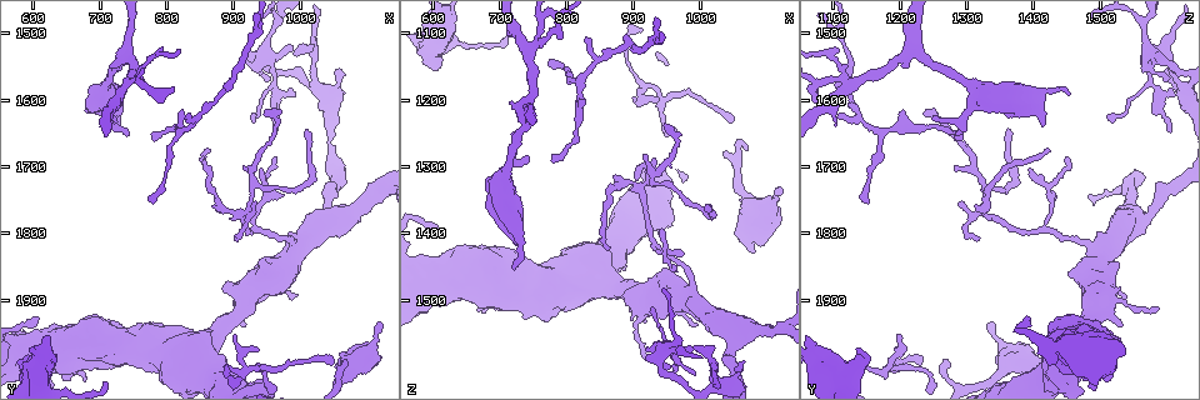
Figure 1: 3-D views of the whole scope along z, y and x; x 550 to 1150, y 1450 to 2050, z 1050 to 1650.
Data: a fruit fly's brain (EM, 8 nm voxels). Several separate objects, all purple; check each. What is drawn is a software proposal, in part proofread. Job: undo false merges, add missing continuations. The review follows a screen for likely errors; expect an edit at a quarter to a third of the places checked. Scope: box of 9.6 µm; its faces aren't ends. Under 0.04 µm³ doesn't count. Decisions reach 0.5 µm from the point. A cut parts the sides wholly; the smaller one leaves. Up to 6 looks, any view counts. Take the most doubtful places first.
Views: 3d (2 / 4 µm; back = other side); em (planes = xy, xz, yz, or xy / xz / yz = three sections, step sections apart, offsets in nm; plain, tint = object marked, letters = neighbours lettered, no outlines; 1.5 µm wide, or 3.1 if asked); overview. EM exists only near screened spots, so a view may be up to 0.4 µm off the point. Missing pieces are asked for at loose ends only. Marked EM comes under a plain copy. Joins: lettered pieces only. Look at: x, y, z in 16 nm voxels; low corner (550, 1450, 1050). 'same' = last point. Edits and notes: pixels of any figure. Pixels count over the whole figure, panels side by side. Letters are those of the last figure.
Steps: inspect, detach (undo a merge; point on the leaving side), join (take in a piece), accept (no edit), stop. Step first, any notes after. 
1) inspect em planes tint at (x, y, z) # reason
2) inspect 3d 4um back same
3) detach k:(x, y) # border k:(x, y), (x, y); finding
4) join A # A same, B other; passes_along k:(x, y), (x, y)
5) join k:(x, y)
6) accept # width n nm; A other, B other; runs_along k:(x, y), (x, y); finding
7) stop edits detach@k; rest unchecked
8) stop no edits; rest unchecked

inspect 3d 2um at (740, 1570, 1130) # four-way junction

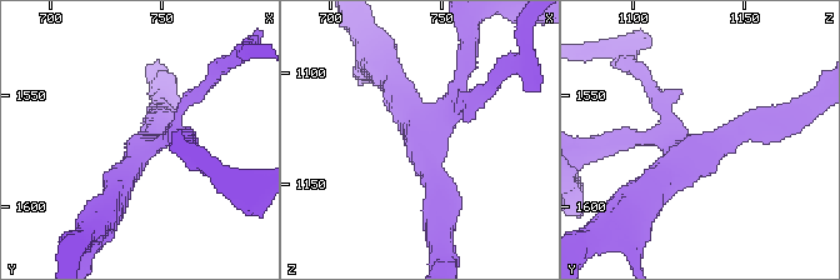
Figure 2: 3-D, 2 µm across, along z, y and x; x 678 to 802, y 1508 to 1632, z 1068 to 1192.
inspect em yz step 8 tint at (744, 1572, 1126) # arms 4; shape alone is not enough

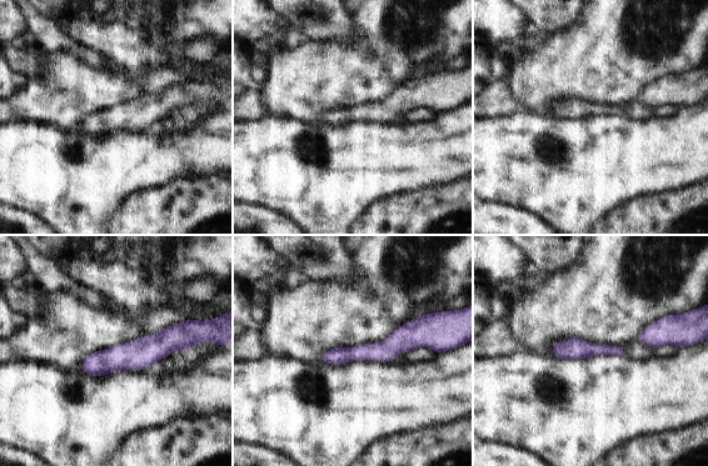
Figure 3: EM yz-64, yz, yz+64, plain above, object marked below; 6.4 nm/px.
inspect em xz step 8 letters same # another direction

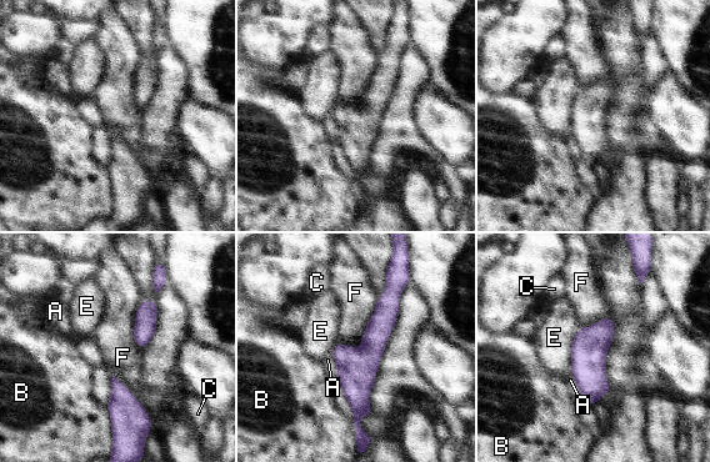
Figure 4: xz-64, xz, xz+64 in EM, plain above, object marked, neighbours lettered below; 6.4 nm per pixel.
accept # width 240 nm; longest_contact F 420 nm; A other, B other, C other, E other, F other; all the same cell

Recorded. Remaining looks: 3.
inspect 3d 2um at (865, 1670, 1425) # an open end

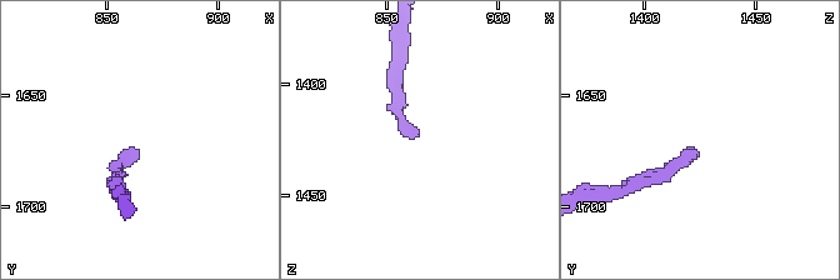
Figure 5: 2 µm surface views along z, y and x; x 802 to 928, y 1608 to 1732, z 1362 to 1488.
inspect em planes letters at (864, 1674, 1425)

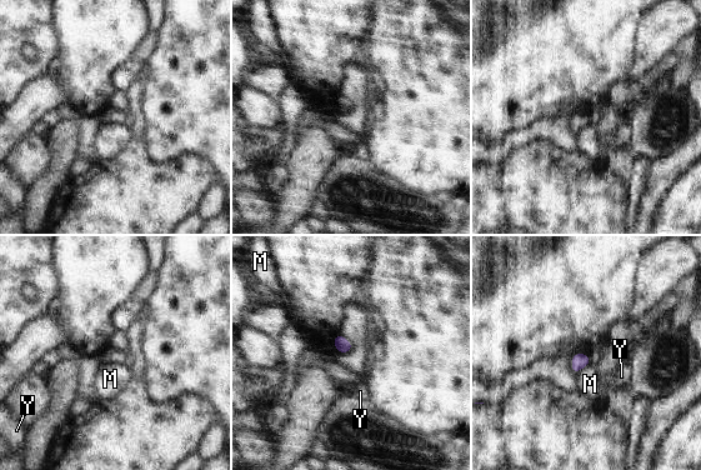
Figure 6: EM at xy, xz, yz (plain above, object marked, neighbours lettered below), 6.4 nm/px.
accept # width 90 nm; M other, Y other; border 6:(590, 363), (576, 374); none of them fits

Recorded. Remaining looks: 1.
inspect em planes letters at (975, 1750, 1435) # free end

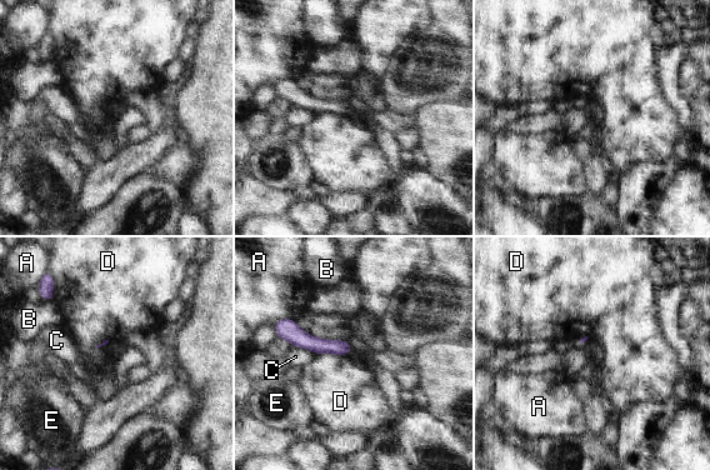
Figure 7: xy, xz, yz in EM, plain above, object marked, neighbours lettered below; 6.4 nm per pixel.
accept # A other, B other, C other, D other, E other; border 7:(316, 353), (331, 353), (344, 356); none of them fits

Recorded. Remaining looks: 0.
stop no edits; rest unchecked

